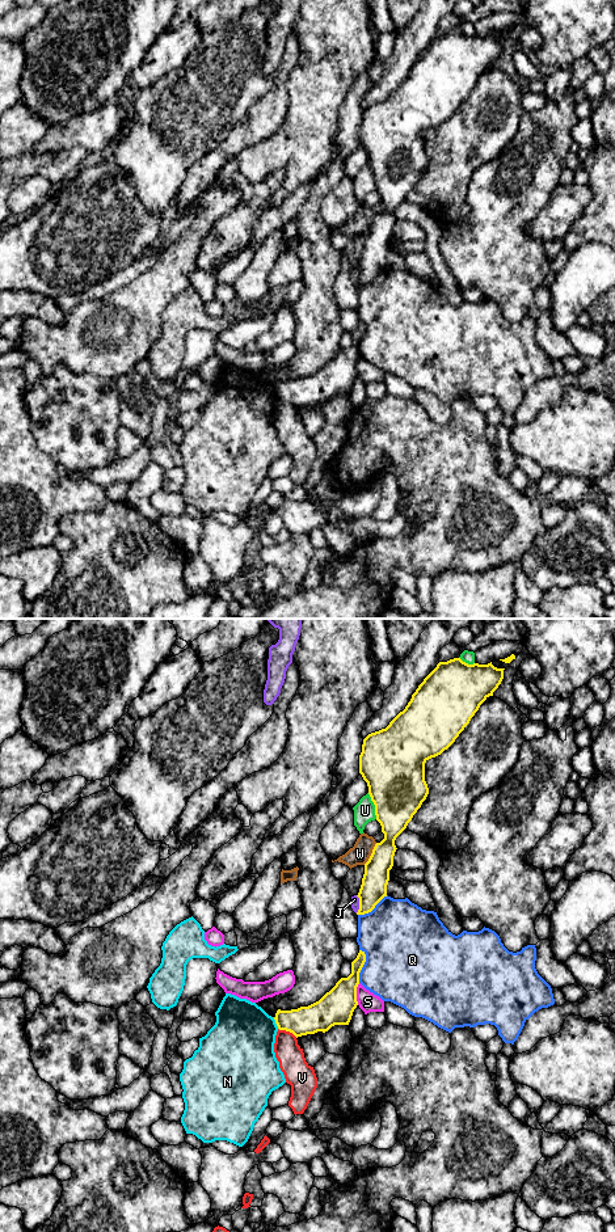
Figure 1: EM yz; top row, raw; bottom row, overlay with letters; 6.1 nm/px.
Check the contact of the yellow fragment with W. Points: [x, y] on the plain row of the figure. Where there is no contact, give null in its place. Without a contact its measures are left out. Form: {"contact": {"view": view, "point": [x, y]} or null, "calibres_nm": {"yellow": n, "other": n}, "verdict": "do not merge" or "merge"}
{"contact": {"view": "yz", "point": [371, 224]}, "calibres_nm": {"yellow": 180, "other": 120}, "verdict": "do not merge"}

